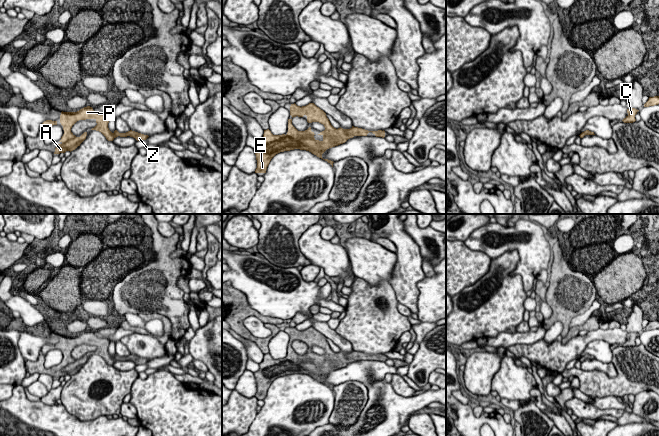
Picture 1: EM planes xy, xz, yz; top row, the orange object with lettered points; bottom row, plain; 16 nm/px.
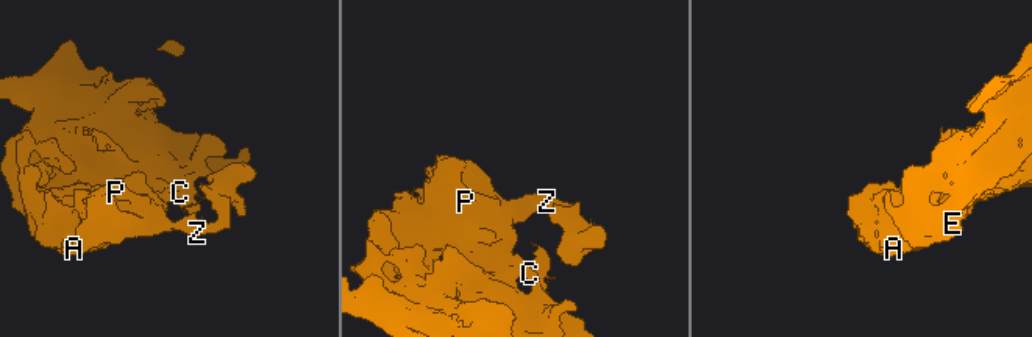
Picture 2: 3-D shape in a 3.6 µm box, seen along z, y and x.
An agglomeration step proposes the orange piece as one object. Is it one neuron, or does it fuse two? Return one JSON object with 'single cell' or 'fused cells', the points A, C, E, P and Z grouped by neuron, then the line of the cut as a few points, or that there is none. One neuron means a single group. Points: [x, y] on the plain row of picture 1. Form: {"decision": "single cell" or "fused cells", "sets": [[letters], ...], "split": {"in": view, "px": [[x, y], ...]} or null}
{"decision": "single cell", "sets": [["A", "C", "E", "P", "Z"]], "split": null}

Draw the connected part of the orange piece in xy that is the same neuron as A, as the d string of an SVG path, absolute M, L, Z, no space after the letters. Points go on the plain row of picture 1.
M87 330L77 336L61 336L60 347L63 350L64 358L56 368L54 378L65 377L66 375L75 374L86 363L87 356L84 356L80 361L76 361L72 356L72 350L79 344L95 343L97 349L91 354L101 356L108 365L113 365L116 361L133 361L137 365L146 364L149 360L135 355L128 355L126 357L119 357L115 354L113 357L108 352L109 340L96 337L92 331Z

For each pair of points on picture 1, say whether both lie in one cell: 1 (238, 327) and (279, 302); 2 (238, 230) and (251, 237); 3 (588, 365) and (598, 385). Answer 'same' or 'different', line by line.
1: different
2: same
3: different

